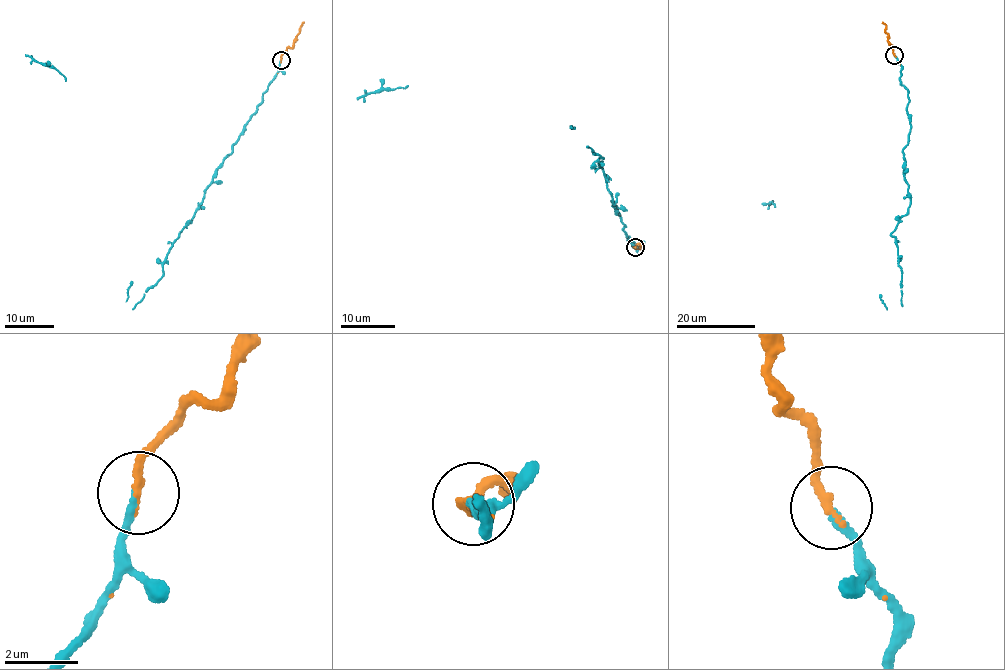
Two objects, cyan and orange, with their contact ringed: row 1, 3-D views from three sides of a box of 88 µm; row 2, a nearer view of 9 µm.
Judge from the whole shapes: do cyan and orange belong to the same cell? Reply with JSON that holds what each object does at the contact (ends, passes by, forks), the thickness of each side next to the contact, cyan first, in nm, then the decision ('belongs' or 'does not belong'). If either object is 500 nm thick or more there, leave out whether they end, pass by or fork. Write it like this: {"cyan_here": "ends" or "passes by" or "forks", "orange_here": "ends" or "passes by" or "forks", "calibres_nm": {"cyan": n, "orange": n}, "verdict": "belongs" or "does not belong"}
{"cyan_here": "ends", "orange_here": "ends", "calibres_nm": {"cyan": 220, "orange": 240}, "verdict": "belongs"}

